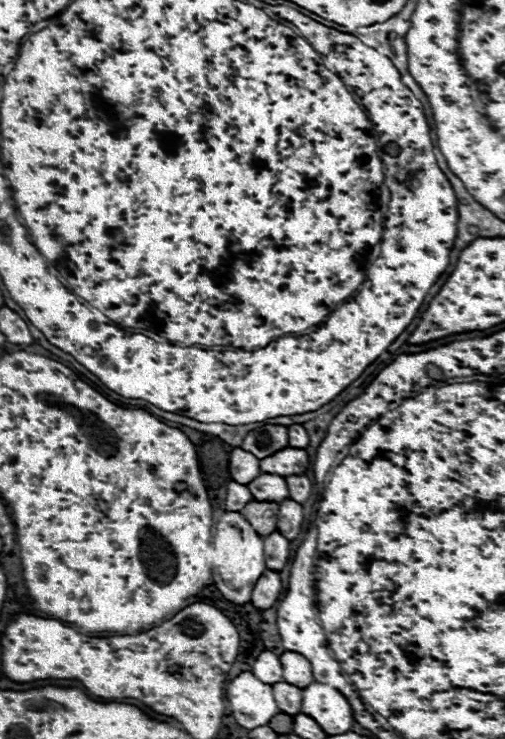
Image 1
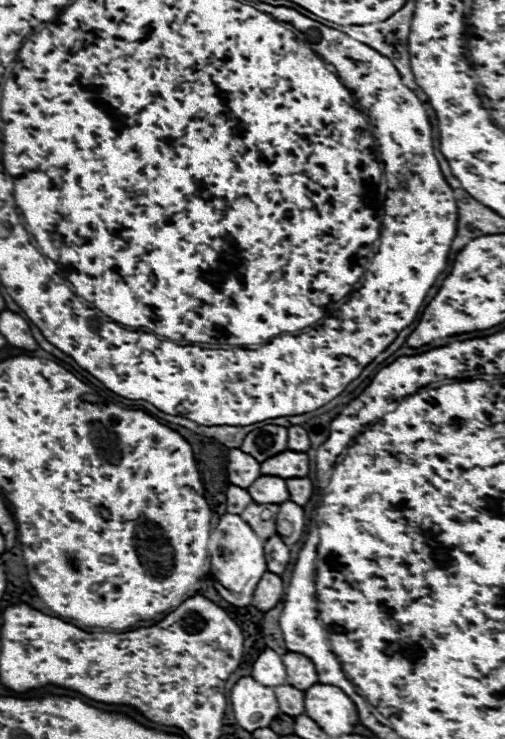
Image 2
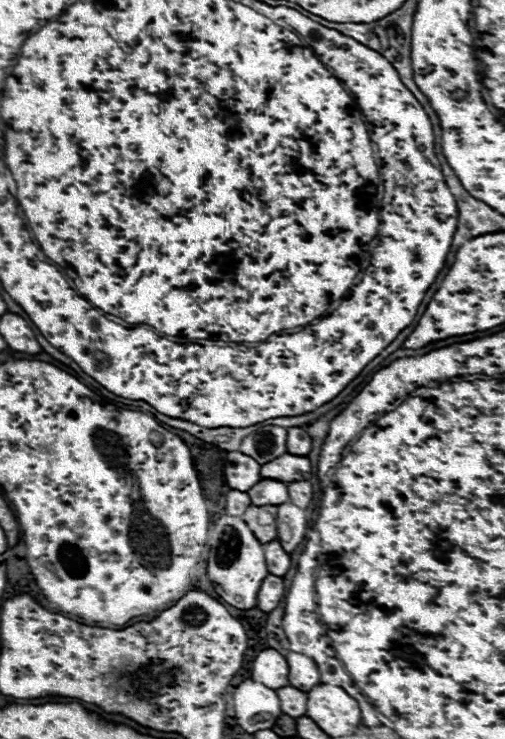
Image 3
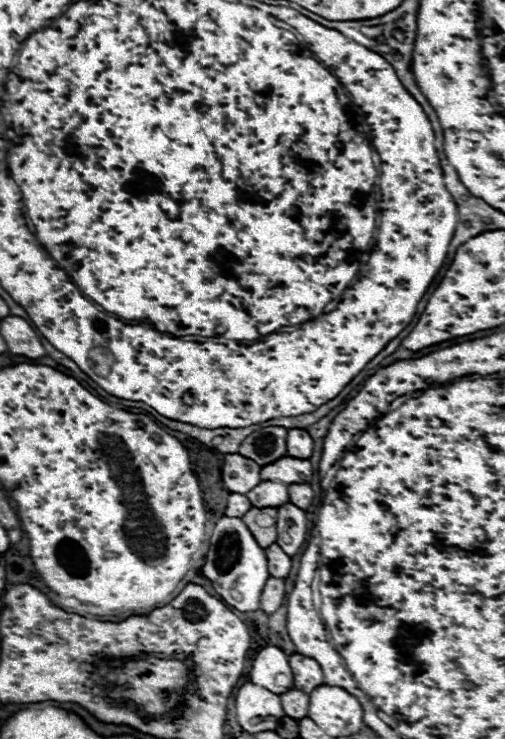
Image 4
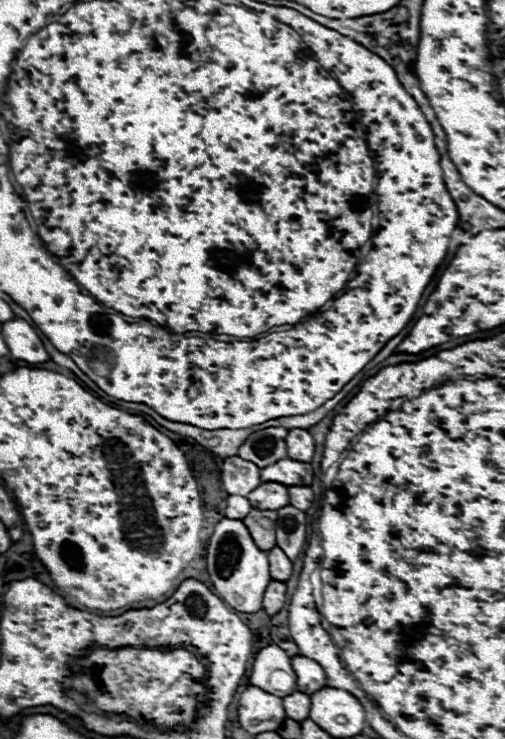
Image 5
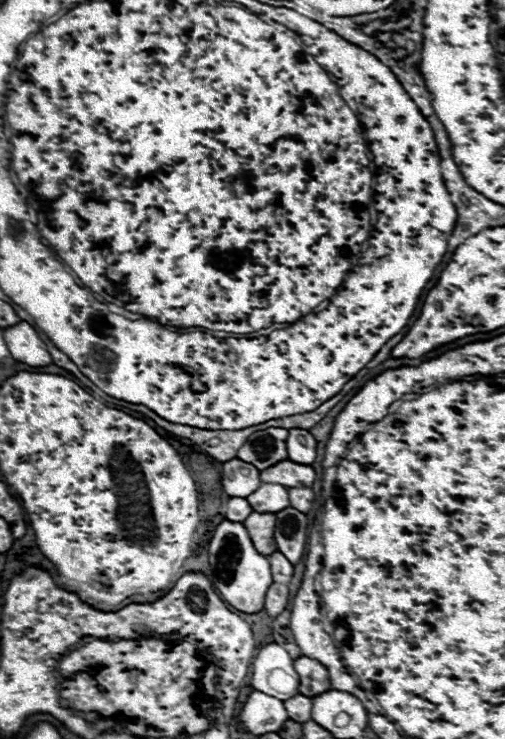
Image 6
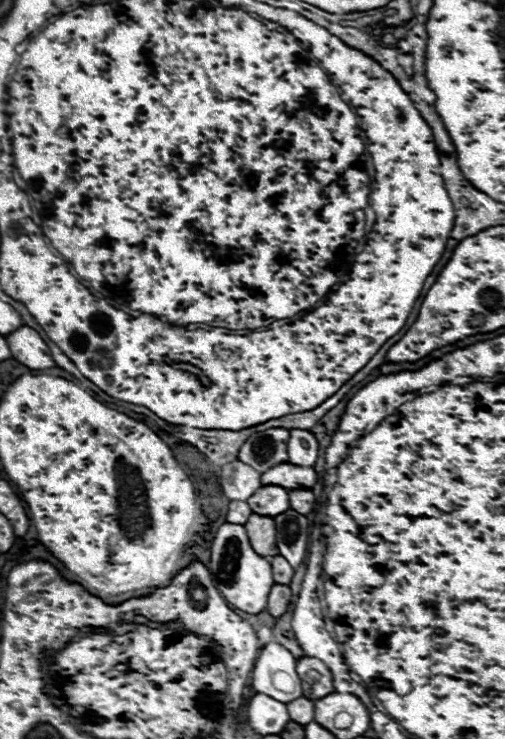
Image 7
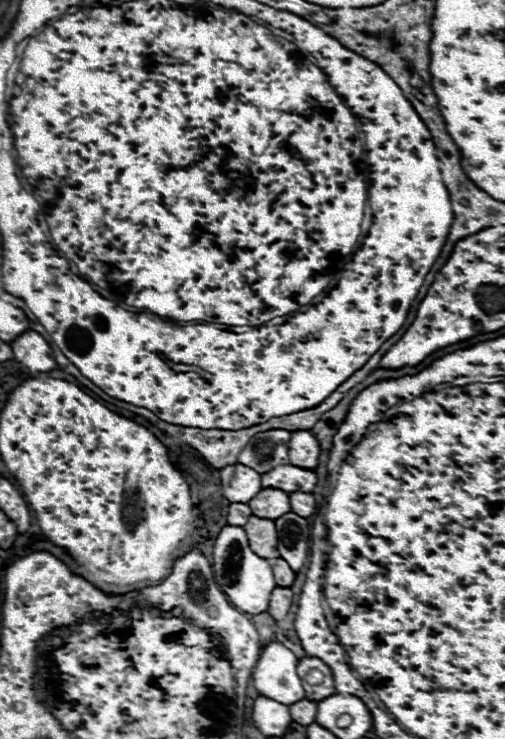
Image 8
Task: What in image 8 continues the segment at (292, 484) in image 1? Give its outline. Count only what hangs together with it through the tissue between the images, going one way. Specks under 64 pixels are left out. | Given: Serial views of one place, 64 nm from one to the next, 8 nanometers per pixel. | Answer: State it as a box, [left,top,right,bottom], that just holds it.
[290,492,316,518]

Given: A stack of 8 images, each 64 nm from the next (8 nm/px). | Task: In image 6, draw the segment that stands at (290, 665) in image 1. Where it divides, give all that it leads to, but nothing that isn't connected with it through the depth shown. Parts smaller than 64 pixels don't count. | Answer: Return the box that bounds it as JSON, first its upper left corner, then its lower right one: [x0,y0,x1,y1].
[294,656,330,698]

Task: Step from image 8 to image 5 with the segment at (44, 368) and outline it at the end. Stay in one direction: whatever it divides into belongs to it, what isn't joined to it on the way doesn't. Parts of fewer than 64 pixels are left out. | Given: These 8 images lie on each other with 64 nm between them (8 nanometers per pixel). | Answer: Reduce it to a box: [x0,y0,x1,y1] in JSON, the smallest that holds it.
[2,318,50,364]

